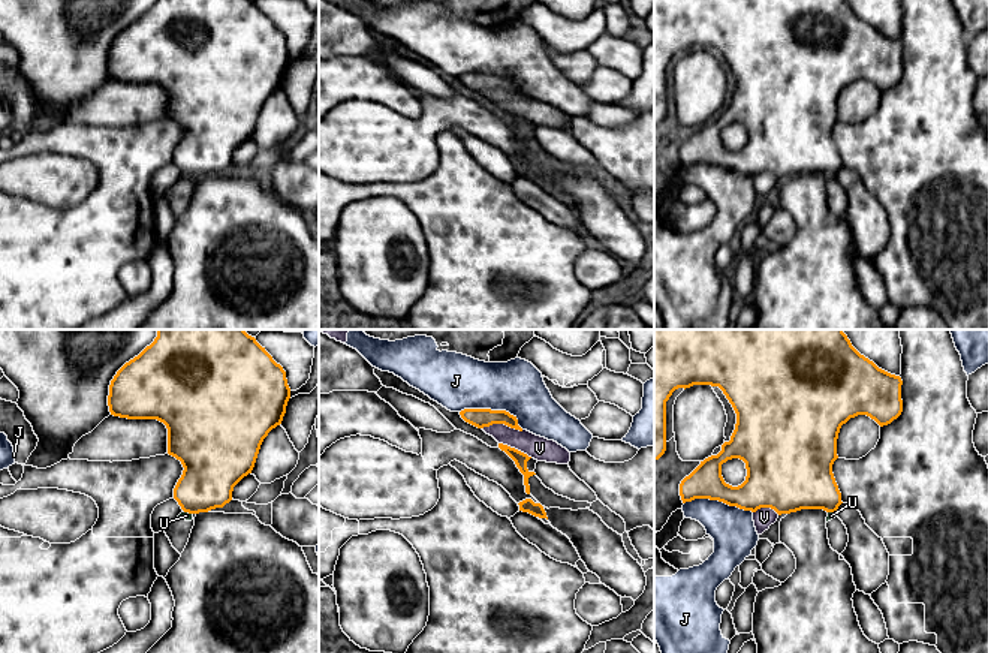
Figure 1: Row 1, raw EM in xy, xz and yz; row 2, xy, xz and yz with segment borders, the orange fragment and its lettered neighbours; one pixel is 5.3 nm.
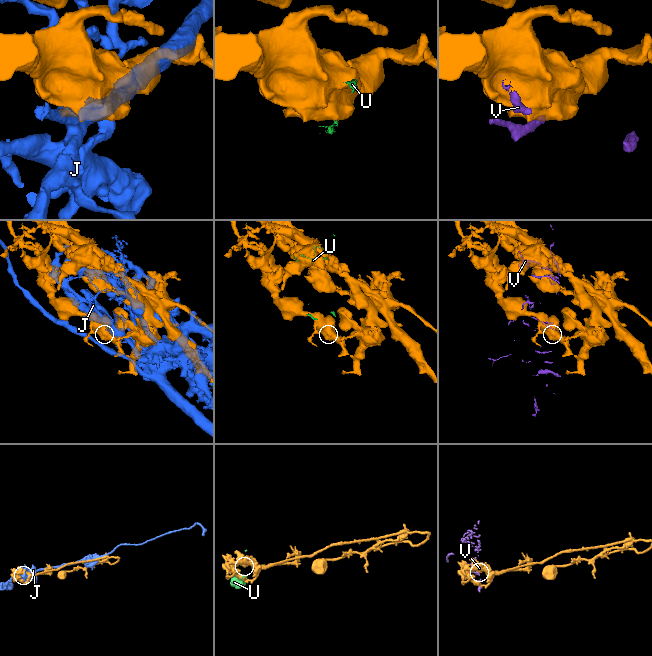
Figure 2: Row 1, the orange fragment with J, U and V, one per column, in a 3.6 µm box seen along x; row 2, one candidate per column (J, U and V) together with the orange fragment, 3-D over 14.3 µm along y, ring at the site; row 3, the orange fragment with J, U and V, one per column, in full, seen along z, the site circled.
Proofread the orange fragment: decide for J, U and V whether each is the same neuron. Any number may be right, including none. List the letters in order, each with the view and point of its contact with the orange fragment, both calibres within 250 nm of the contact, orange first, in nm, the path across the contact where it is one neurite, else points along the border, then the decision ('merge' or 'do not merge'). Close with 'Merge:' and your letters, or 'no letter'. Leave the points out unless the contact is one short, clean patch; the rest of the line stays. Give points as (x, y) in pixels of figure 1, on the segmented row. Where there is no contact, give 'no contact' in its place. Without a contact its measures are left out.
J: xz (493, 411) | 100/300 nm | do not merge
U: xy (189, 512) | 300/50 nm | along xy (184, 511), (192, 514) | do not merge
V: xz (503, 423) | 100/130 nm | do not merge
Merge: no letter

